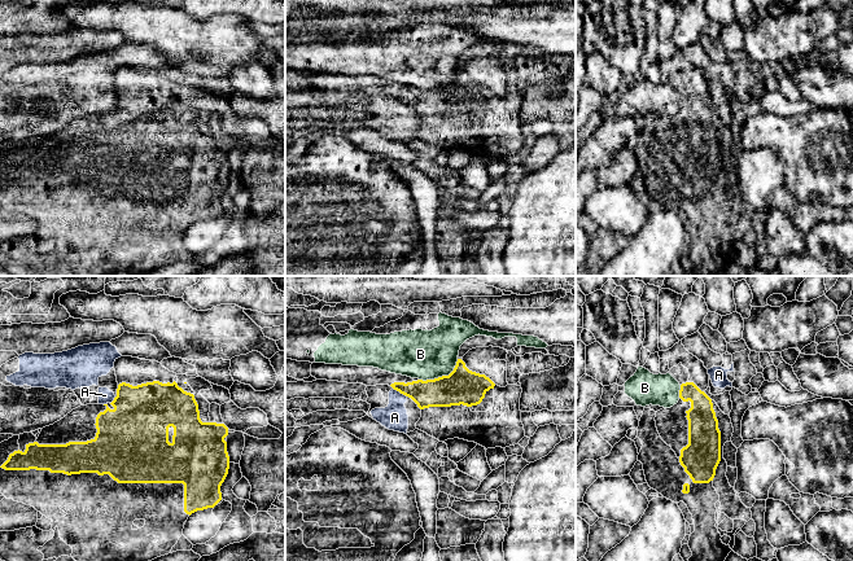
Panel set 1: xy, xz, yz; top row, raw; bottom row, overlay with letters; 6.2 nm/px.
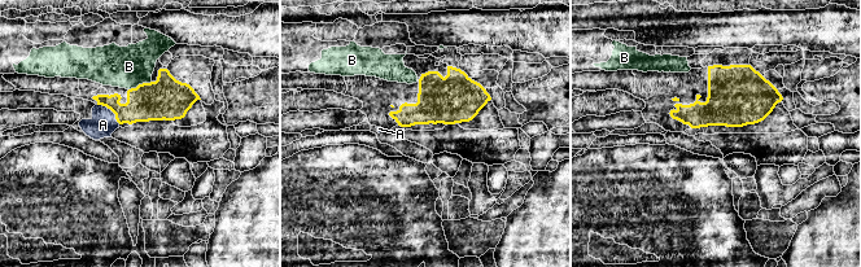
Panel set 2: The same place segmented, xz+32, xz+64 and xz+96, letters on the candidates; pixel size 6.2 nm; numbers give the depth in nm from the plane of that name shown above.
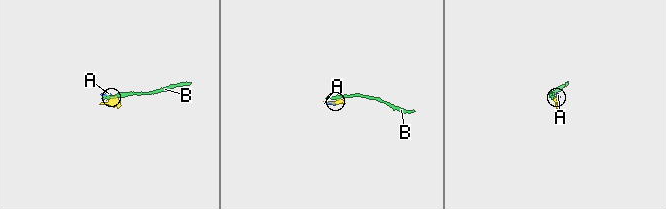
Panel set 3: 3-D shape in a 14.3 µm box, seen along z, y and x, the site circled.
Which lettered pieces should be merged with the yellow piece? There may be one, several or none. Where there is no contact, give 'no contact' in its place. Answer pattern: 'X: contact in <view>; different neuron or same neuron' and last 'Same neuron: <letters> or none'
A: contact in xz; different neuron
B: contact in xz; different neuron
Same neuron: none

